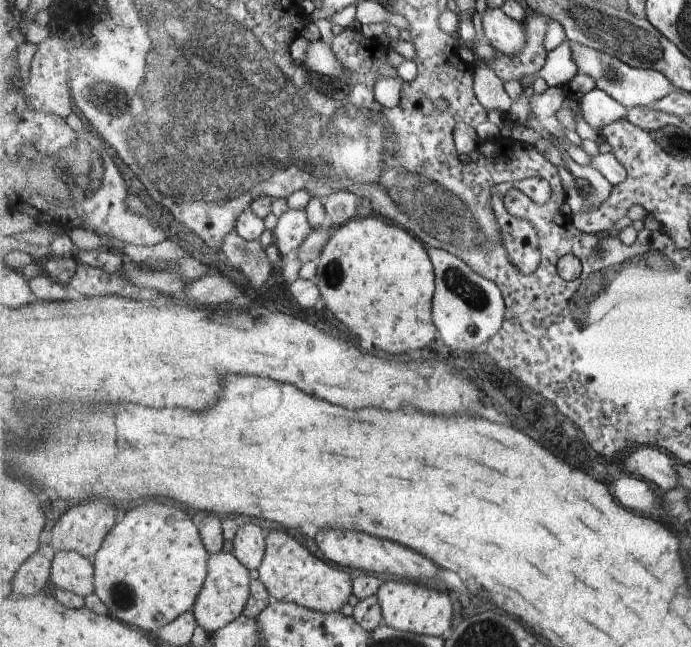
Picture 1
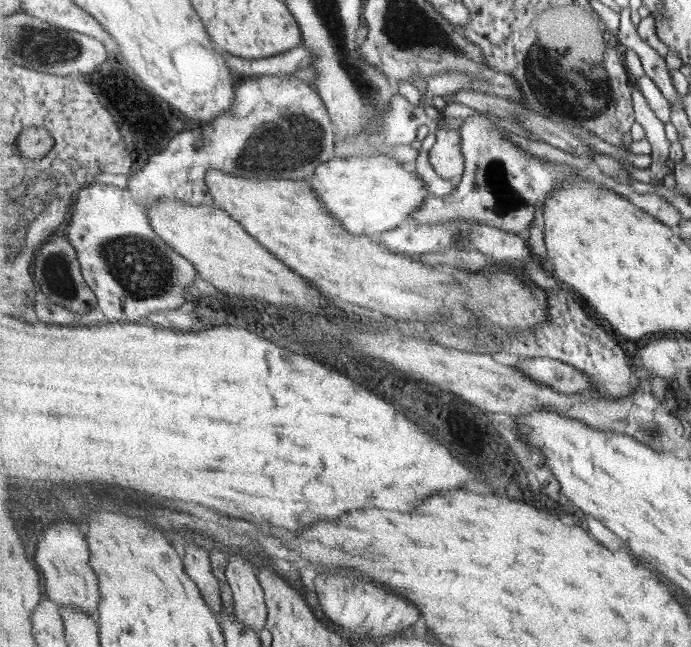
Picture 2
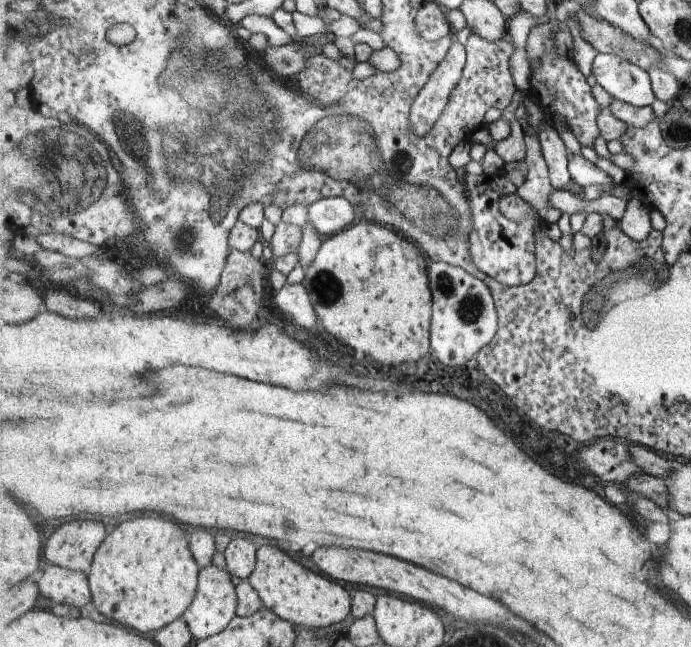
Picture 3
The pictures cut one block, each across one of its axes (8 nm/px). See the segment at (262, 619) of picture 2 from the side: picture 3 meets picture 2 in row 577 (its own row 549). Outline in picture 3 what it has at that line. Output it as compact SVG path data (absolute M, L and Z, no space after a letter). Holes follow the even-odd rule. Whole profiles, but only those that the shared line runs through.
M235 538L224 551L226 570L232 576L248 580L256 570L258 549L249 538Z

